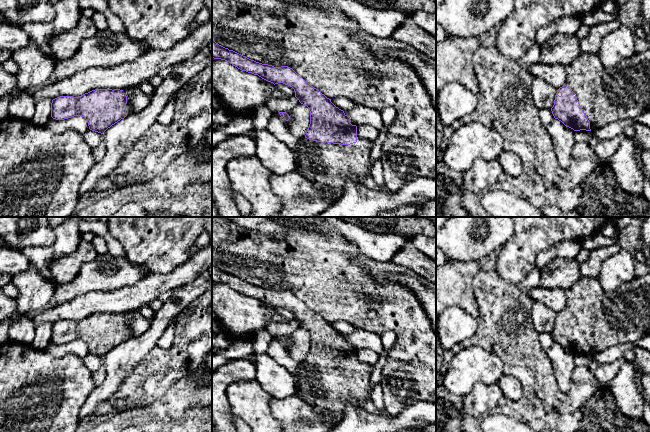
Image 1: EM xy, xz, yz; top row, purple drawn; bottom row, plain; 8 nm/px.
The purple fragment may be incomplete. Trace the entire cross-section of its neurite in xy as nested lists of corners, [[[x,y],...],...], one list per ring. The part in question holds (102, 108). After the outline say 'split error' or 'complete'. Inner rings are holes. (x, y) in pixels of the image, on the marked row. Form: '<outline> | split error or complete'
[[[137,86],[127,88],[126,91],[120,89],[95,89],[79,97],[57,97],[51,103],[51,117],[56,120],[64,120],[74,116],[82,116],[87,120],[90,130],[103,134],[112,125],[132,113],[130,97],[135,87]]] | split error

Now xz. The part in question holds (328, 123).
[[[212,39],[212,58],[229,62],[242,71],[258,75],[275,84],[283,83],[292,87],[299,102],[309,108],[310,124],[306,135],[301,138],[294,149],[297,154],[296,173],[310,181],[328,199],[332,205],[345,192],[345,182],[349,175],[354,175],[359,182],[368,177],[370,142],[357,136],[357,126],[343,110],[336,107],[318,89],[311,86],[288,66],[274,67],[251,60],[233,50],[229,50]]] | split error

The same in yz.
[[[650,49],[634,53],[615,67],[606,67],[598,53],[581,53],[566,66],[566,73],[566,82],[557,90],[551,111],[555,119],[574,131],[593,131],[650,110]]] | split error

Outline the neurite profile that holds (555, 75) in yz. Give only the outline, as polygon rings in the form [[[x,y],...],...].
[[[542,63],[532,64],[525,67],[527,71],[535,77],[538,77],[555,89],[559,89],[565,85],[567,79],[566,66],[561,64],[548,65]]]

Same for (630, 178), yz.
[[[622,136],[610,166],[620,189],[625,193],[640,197],[644,192],[644,173],[634,158],[635,151],[636,139]]]

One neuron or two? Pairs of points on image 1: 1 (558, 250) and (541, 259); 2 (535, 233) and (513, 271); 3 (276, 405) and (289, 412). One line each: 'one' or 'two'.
1: one
2: one
3: one

